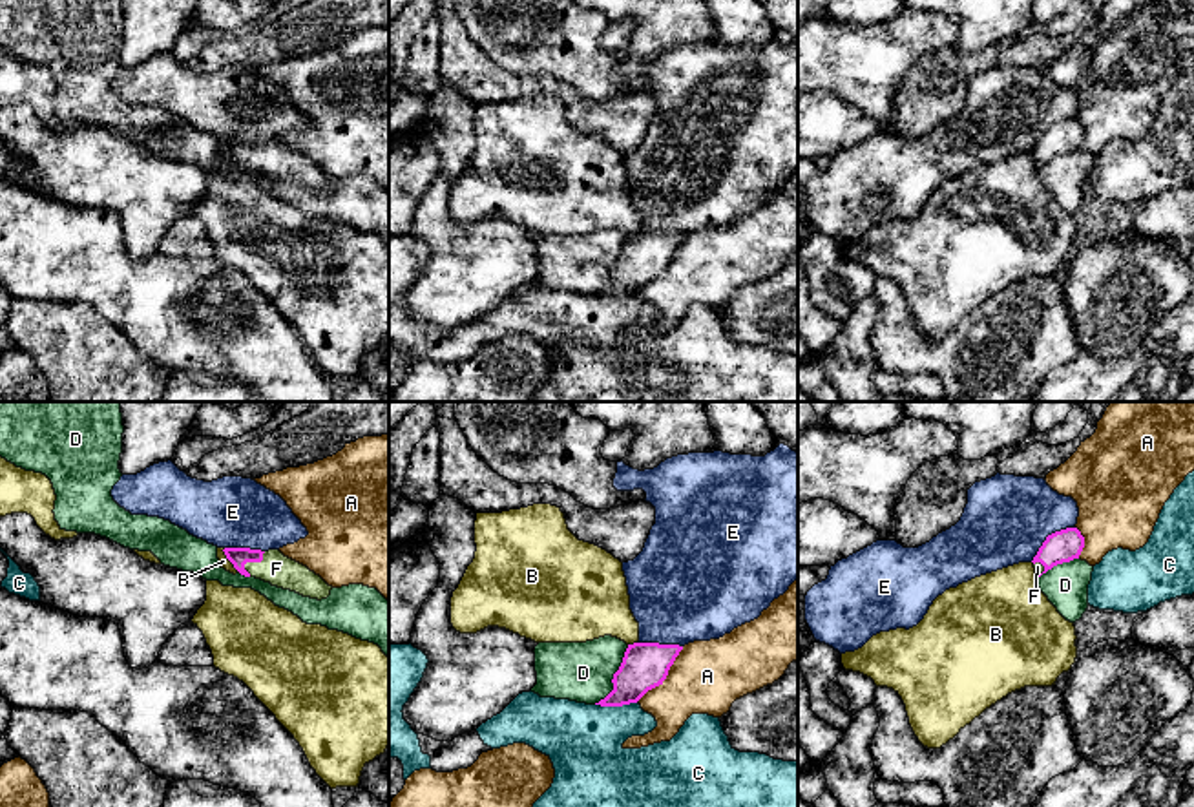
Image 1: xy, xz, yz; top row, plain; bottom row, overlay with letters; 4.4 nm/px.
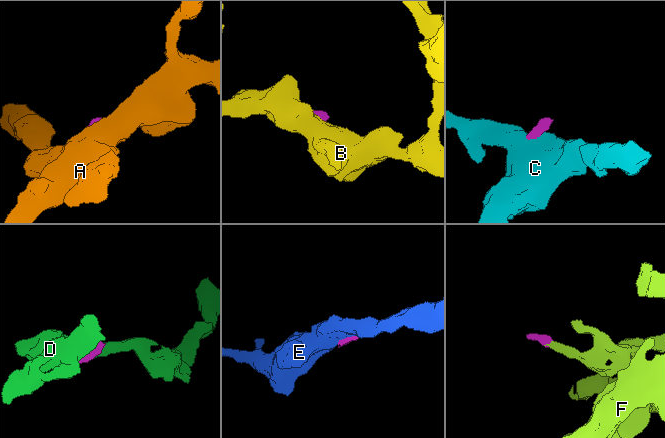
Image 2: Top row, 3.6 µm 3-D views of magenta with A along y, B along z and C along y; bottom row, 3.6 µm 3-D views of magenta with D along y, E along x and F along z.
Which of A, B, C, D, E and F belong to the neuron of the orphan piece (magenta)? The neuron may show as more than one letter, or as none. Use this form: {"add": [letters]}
{"add": ["F"]}

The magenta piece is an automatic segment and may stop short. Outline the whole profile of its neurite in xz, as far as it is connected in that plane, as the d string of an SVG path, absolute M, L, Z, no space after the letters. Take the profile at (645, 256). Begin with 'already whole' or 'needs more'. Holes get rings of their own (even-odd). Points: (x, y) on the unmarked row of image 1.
already whole; M659 234L628 236L619 261L613 265L613 281L595 296L623 298L637 294L648 281L663 276L683 237Z

